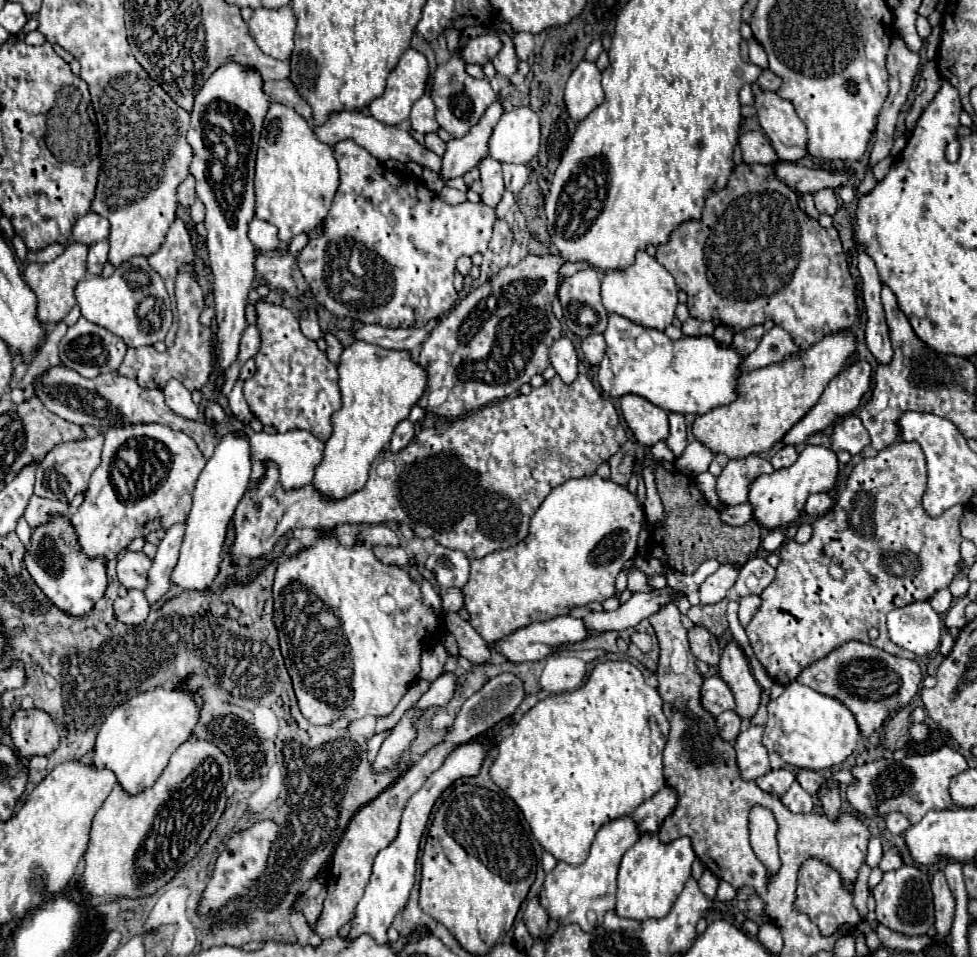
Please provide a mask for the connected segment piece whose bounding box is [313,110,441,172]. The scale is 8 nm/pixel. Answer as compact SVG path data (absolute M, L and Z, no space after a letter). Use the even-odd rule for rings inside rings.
M333 112L329 114L329 118L325 120L325 124L321 126L315 126L315 136L329 144L329 146L335 146L339 140L345 140L345 138L351 138L355 140L359 146L363 146L369 154L373 154L377 160L393 159L401 163L407 163L410 161L421 164L423 168L429 168L433 172L441 172L441 158L437 154L433 154L431 150L427 150L425 146L419 144L408 131L401 130L399 126L387 126L387 124L381 124L377 122L373 116L369 114L363 114L363 112Z

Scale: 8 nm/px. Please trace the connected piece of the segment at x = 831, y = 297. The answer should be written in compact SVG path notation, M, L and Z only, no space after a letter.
M741 162L729 176L727 180L727 186L713 192L707 202L705 202L705 208L703 208L703 214L699 220L687 220L683 222L679 228L675 228L669 236L669 242L667 244L661 244L657 246L657 254L655 254L657 262L669 272L673 274L675 282L677 282L677 288L683 290L687 294L687 308L689 308L689 314L691 318L697 318L697 320L711 320L713 324L727 324L727 326L733 326L737 332L753 326L753 324L763 324L767 318L771 318L777 326L783 326L795 340L795 344L803 350L807 350L809 346L817 344L821 338L829 336L829 334L835 334L839 330L849 330L855 322L855 310L857 310L857 304L855 304L855 282L849 274L849 266L847 266L847 256L843 252L843 246L841 246L841 240L839 240L839 234L835 228L821 228L819 222L815 218L809 218L801 208L799 208L799 202L797 202L797 192L791 190L789 186L785 186L783 182L779 182L773 174L773 166L761 166L761 164L745 164Z

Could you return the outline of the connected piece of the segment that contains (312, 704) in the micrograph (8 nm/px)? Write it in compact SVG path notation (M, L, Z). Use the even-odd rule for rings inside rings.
M331 532L319 534L315 544L277 566L273 600L273 622L279 632L281 654L293 680L299 710L315 726L333 724L337 718L353 722L365 716L389 716L407 688L419 678L423 644L445 624L433 608L423 604L419 584L405 568L383 564L363 542L345 546ZM383 600L391 600L391 604L383 606Z

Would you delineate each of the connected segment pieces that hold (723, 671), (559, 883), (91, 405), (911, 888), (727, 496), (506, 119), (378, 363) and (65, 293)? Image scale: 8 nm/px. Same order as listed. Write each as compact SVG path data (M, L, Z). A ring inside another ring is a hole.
M735 642L723 648L723 656L719 660L719 674L721 678L725 678L727 686L733 690L735 712L743 720L753 718L759 708L761 688L749 670L745 652Z
M621 816L607 822L595 836L591 844L591 854L579 866L569 866L567 862L557 862L557 866L547 874L543 890L539 894L543 908L549 912L549 918L561 924L579 924L585 932L590 932L603 922L605 912L615 908L615 890L617 890L617 870L621 856L629 846L641 836L637 822L631 816Z
M49 366L45 372L37 376L33 382L35 396L41 398L47 410L53 414L73 422L73 424L91 424L99 432L105 432L111 426L121 426L123 418L129 420L131 424L163 424L169 426L171 430L181 430L187 436L191 436L201 450L205 458L213 456L213 450L219 442L217 430L205 422L199 420L187 420L169 410L169 406L163 400L161 390L151 390L151 388L141 388L137 382L131 378L119 376L117 372L109 374L99 374L97 378L83 378L75 370L69 370L67 366Z
M901 866L897 870L885 872L883 880L873 890L873 898L877 902L875 906L877 920L895 932L919 936L933 926L933 900L931 900L929 878L915 866Z
M751 454L741 460L729 460L729 464L717 476L717 496L725 506L747 502L749 482L763 472L771 474L773 466L759 454Z
M531 108L505 112L489 138L489 154L497 162L529 164L539 150L539 116Z
M355 340L341 354L339 388L343 406L333 414L333 434L325 442L325 458L319 464L313 486L331 498L345 498L365 486L371 462L387 448L395 426L405 420L425 392L427 374L407 350L387 350Z
M71 242L65 252L61 256L57 256L53 262L47 264L27 264L27 268L23 270L23 278L27 282L27 286L37 294L37 318L43 324L57 324L61 322L69 310L77 304L75 302L75 284L81 282L87 274L87 246L79 244L79 242Z

